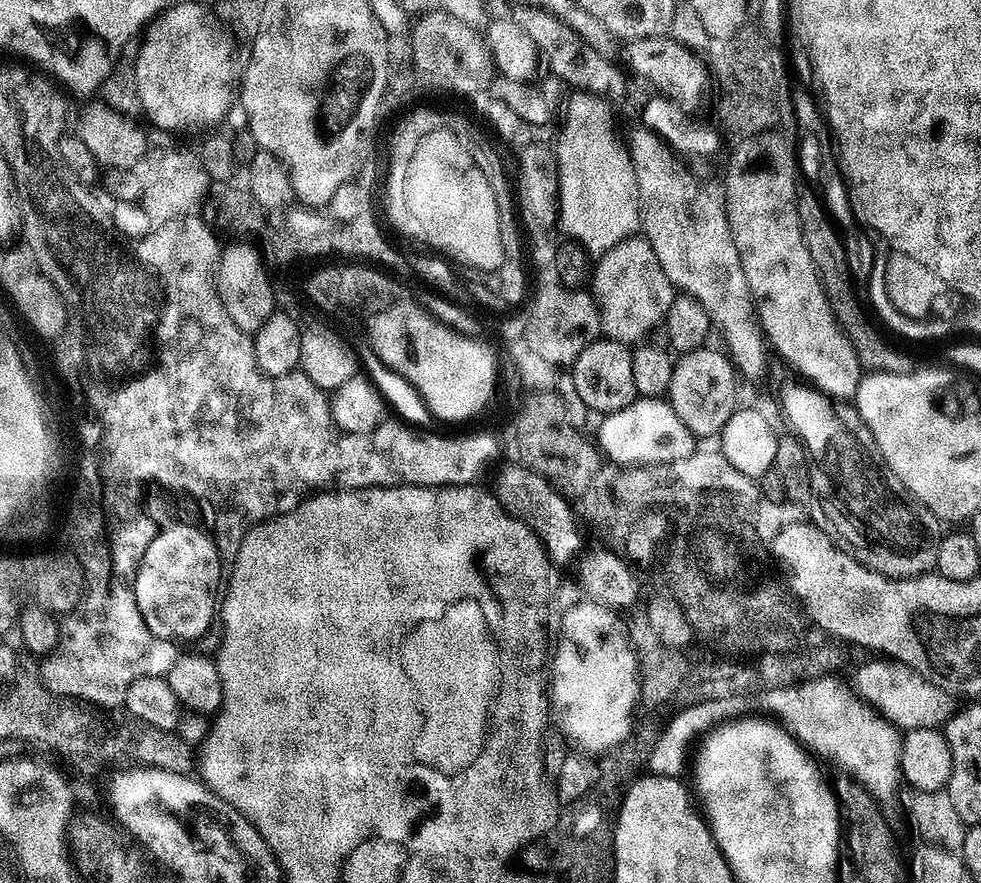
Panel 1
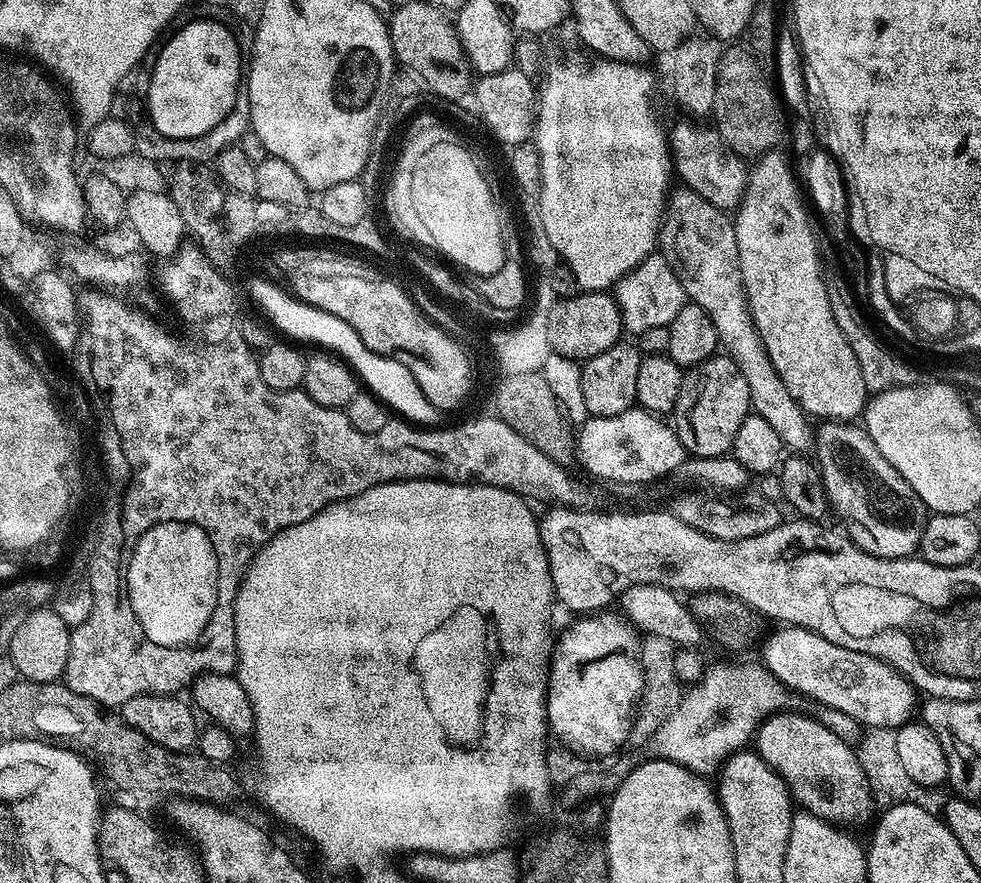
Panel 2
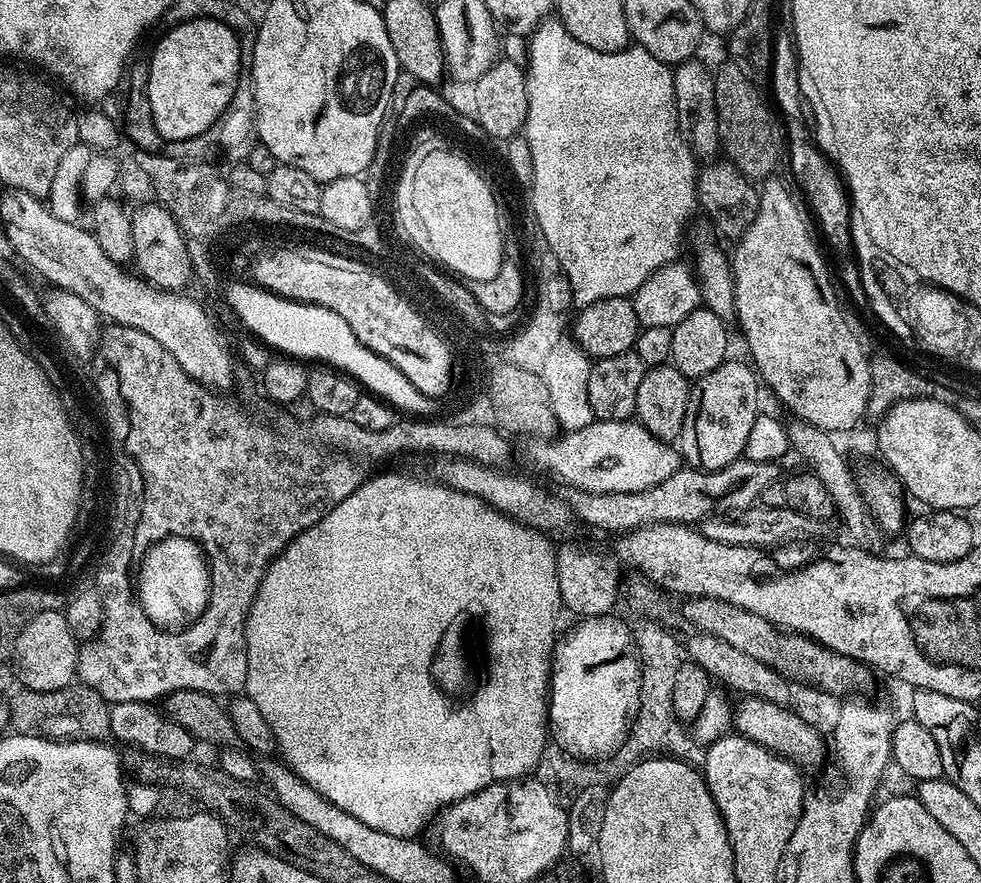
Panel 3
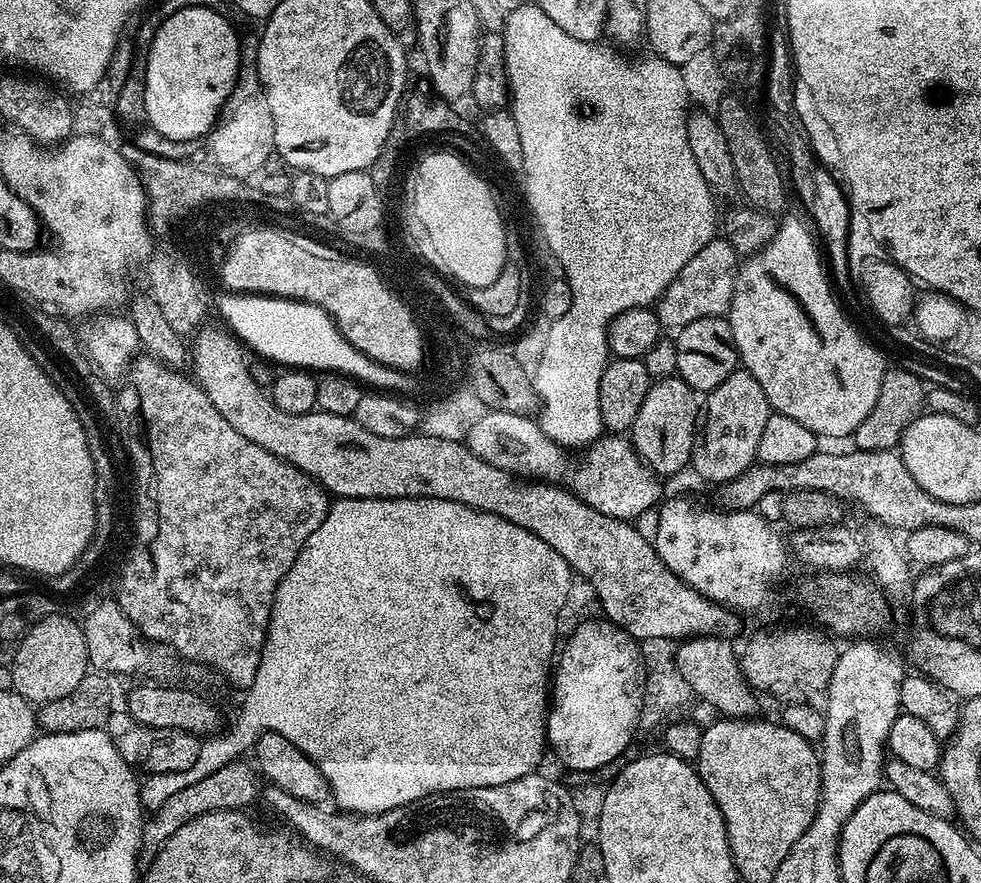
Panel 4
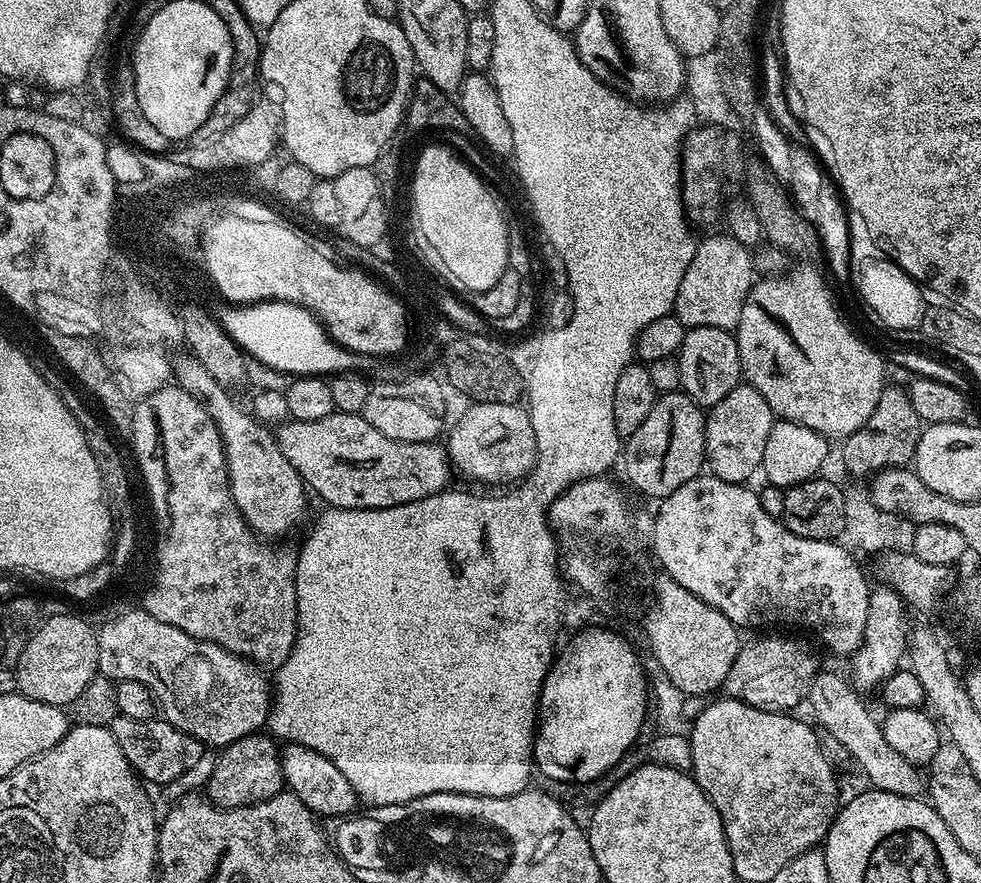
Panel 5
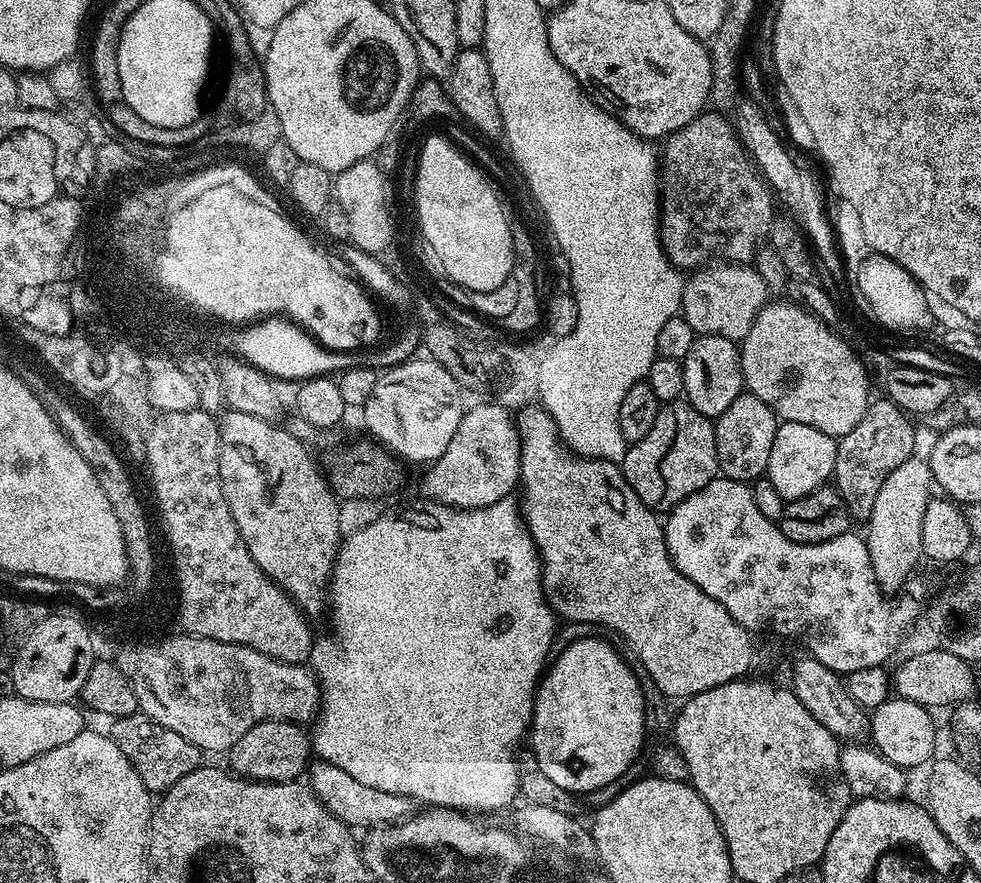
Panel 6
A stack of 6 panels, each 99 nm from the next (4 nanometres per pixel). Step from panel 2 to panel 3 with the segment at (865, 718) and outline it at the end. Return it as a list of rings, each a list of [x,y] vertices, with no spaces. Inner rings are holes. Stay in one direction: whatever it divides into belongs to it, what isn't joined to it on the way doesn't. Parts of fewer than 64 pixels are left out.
[[[709,596],[688,598],[683,603],[680,612],[684,615],[686,623],[693,624],[692,628],[697,633],[720,638],[766,666],[775,668],[793,681],[805,681],[839,698],[844,696],[843,692],[859,693],[856,691],[868,684],[870,672],[861,661],[851,660],[848,656],[831,652],[830,649],[808,639],[807,636],[778,630],[769,620],[758,614],[750,614],[750,610],[742,610],[742,606],[734,606],[730,602],[722,602]]]

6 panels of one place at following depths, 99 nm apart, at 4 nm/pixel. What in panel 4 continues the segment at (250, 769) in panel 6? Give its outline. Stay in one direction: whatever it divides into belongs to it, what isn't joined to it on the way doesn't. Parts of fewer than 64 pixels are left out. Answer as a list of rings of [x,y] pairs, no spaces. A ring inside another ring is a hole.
[[[236,759],[215,771],[214,774],[207,775],[202,782],[193,783],[167,798],[165,804],[153,811],[144,821],[144,832],[140,836],[141,853],[148,858],[155,856],[160,847],[179,828],[186,826],[186,822],[198,818],[202,814],[246,810],[255,800],[259,801],[262,796],[261,777],[251,763],[248,763],[249,765],[244,763],[243,759]]]

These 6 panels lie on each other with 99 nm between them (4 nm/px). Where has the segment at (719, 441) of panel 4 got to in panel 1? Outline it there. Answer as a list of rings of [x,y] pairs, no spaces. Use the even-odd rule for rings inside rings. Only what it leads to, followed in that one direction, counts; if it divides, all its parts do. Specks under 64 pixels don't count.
[[[705,346],[693,352],[683,353],[676,360],[674,378],[670,378],[670,390],[666,397],[674,414],[692,431],[693,436],[719,437],[722,426],[734,414],[738,407],[736,401],[736,380],[738,373],[732,361],[719,347]]]

